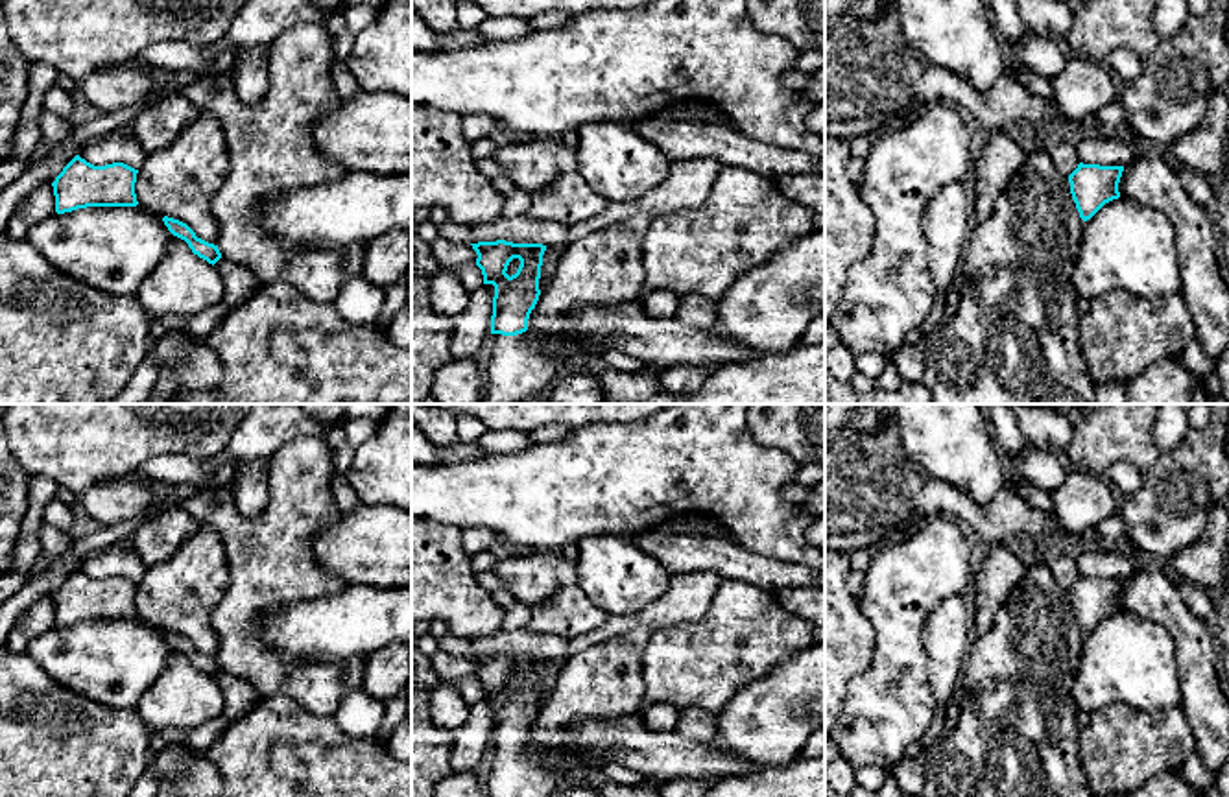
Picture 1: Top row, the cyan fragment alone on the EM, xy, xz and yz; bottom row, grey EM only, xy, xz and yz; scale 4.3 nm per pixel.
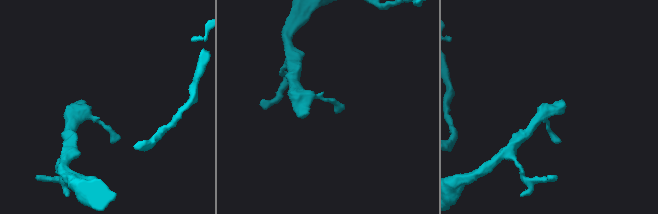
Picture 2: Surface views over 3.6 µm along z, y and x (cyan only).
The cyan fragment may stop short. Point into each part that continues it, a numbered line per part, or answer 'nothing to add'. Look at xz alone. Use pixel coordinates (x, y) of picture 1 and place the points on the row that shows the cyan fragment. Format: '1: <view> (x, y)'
1: xz (519, 368)

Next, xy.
nothing to add

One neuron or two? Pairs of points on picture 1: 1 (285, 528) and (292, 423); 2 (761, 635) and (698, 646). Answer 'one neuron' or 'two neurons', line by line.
1: two neurons
2: one neuron

